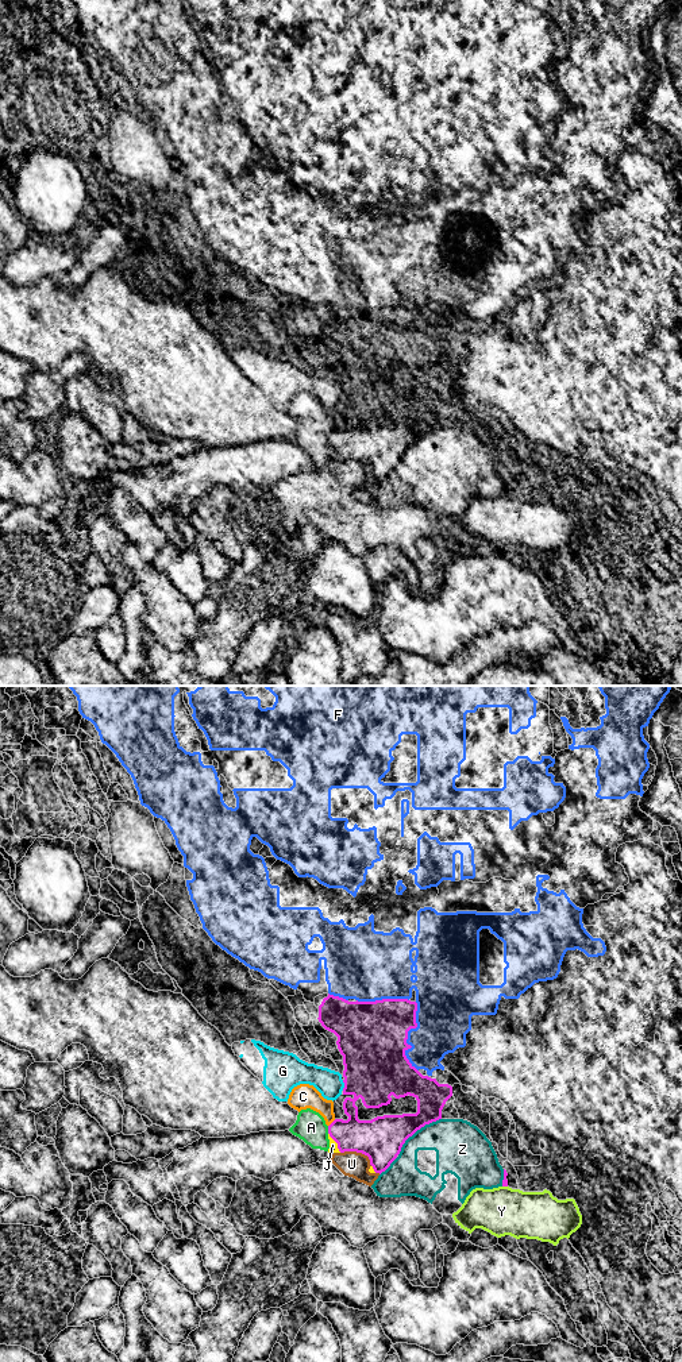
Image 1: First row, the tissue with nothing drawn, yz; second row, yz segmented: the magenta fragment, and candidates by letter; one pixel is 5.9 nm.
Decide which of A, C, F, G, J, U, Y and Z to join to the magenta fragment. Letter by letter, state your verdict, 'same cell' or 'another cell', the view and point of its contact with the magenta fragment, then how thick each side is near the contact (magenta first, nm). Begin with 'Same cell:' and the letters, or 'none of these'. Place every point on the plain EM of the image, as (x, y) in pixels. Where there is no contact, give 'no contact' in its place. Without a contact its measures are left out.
Same cell: J
A: another cell; contact yz (328, 439); calibres 200 and 180 nm
C: another cell; contact yz (331, 432); calibres 200 and 150 nm
F: another cell; contact yz (407, 344); calibres 420 and 320 nm
G: another cell; contact yz (345, 394); calibres 380 and 160 nm
J: same cell; contact yz (335, 450); calibres 240 and 50 nm
U: another cell; contact yz (358, 460); calibres 260 and 150 nm
Y: another cell; contact yz (505, 494); calibres 30 and 300 nm
Z: another cell; contact yz (416, 439); calibres 260 and 280 nm

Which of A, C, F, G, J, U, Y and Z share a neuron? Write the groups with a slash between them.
A C / F / G / J / U / Y / Z

